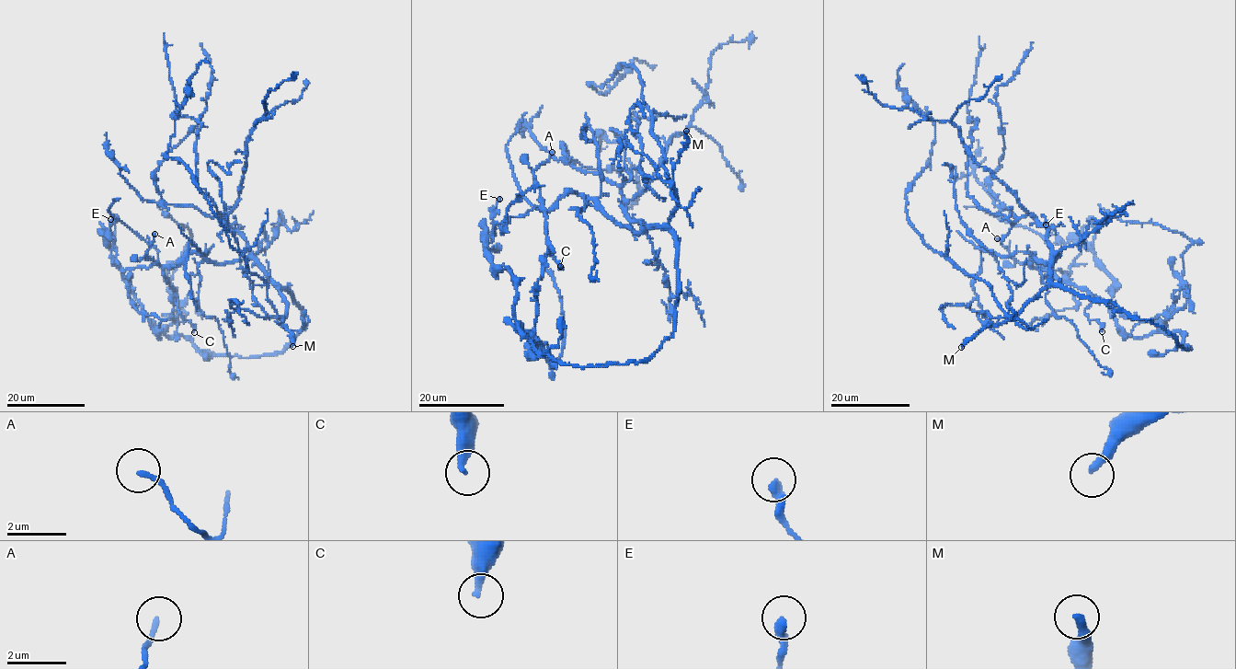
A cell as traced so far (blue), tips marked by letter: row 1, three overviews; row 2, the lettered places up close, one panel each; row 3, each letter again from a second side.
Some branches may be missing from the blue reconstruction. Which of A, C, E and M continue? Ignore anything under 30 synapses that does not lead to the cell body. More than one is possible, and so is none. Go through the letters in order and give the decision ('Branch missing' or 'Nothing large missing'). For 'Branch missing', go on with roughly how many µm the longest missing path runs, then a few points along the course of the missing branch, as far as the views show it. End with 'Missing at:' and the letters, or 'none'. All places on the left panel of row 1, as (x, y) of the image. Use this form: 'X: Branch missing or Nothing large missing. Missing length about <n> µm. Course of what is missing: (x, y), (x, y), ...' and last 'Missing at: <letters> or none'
A: Nothing large missing
C: Nothing large missing
E: Nothing large missing
M: Branch missing. Missing length about 100 µm. Course of what is missing: (292, 346), (342, 354), (380, 352), (388, 341), (409, 340), (397, 340), (378, 327), (360, 351)
Missing at: M

